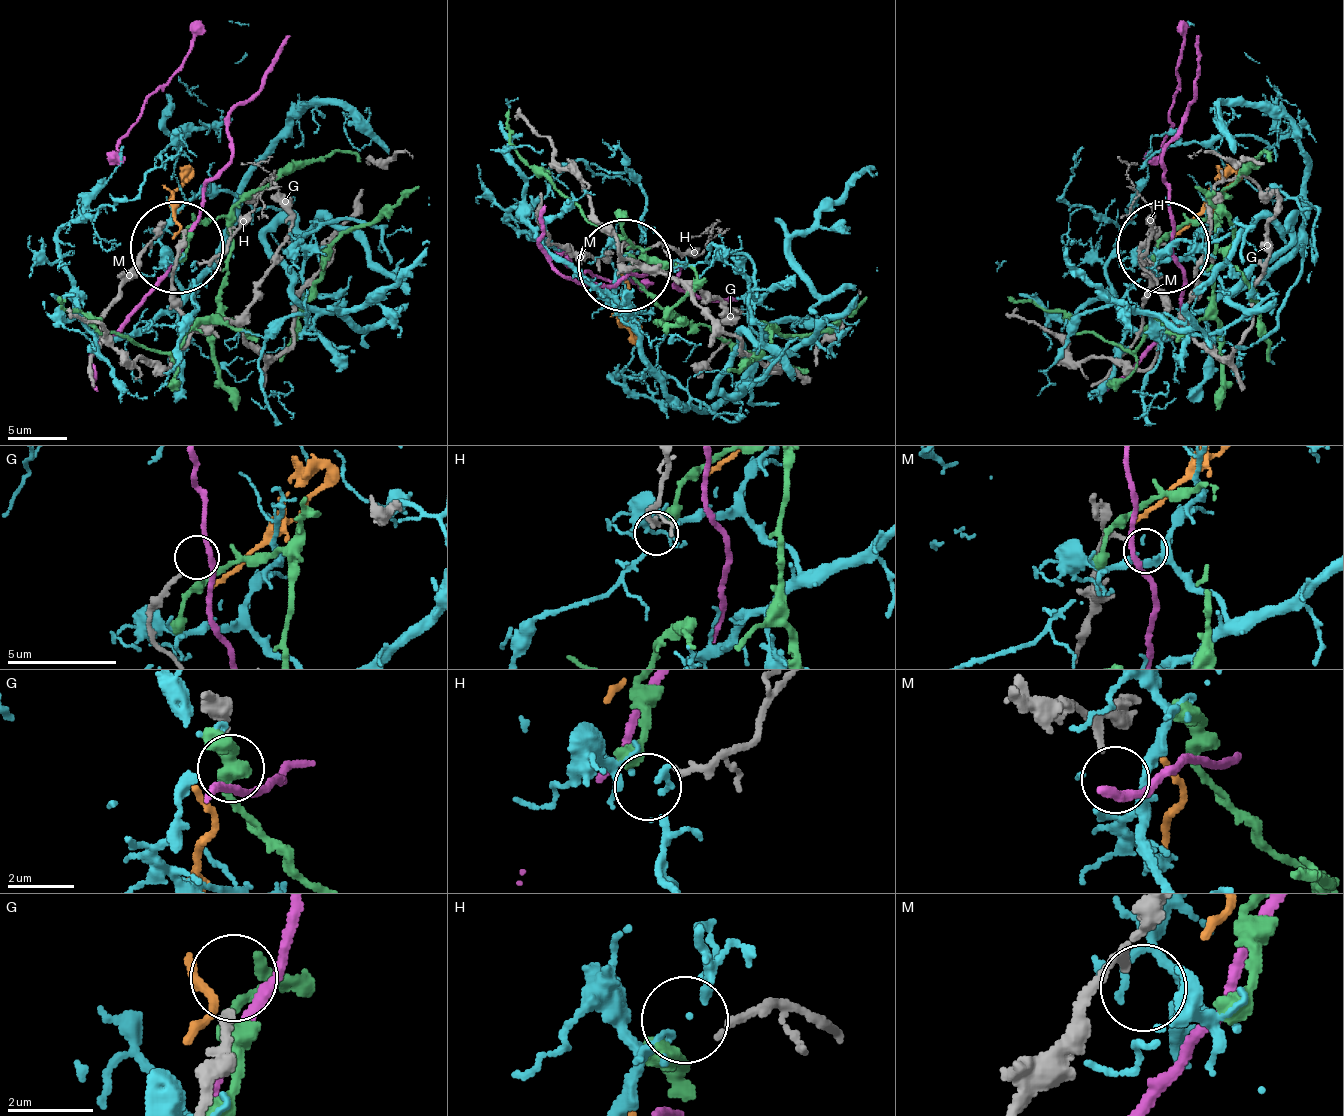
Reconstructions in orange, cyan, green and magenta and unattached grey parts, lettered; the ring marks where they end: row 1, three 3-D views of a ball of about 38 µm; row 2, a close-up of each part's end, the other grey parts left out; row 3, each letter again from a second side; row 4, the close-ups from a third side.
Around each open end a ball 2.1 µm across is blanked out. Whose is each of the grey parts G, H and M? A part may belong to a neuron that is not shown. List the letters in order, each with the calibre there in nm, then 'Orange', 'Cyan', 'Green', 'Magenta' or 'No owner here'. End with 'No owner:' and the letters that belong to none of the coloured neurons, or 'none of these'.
G: Thickness 200 nm. No owner here
H: Thickness 200 nm. Cyan
M: Thickness 140 nm. No owner here
No owner: G, M

